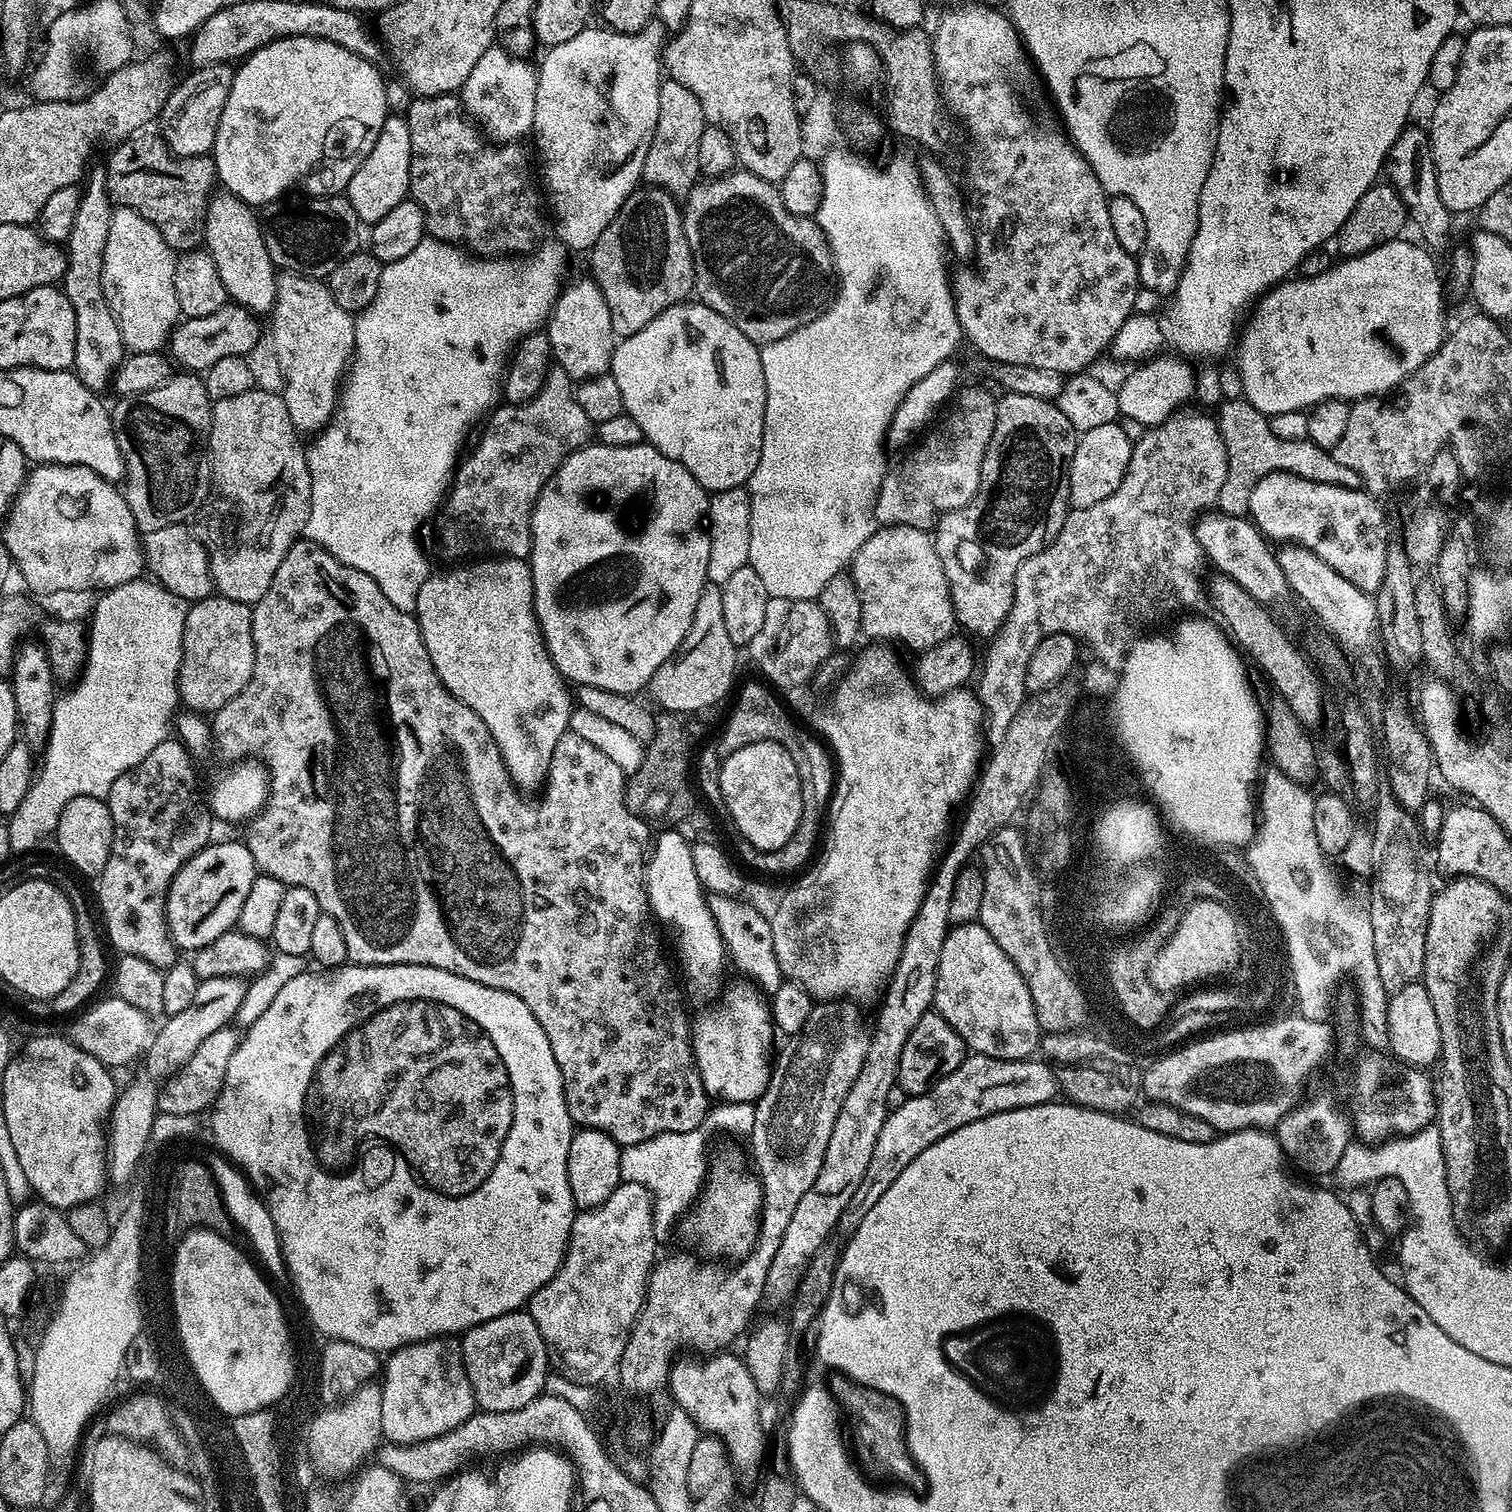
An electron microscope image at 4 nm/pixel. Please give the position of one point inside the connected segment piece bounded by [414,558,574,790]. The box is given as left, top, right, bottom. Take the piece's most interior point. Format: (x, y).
(477, 623)

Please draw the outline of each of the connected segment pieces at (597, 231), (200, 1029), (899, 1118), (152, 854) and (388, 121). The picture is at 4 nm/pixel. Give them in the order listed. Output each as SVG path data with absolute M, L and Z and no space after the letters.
M655 16L647 23L641 33L631 34L615 32L604 26L589 26L583 28L567 42L559 43L558 46L548 48L542 64L537 69L537 81L535 88L534 122L532 123L532 136L536 138L536 146L542 162L542 174L540 173L543 187L550 198L550 204L556 216L556 232L559 243L569 251L589 251L596 244L602 234L602 230L609 225L620 208L623 207L626 197L634 192L643 177L646 152L653 140L654 127L658 120L658 90L662 79L662 51L668 40L668 31L665 23Z
M241 977L210 978L201 980L194 998L186 1010L167 1017L160 1029L155 1029L146 1051L143 1053L144 1065L136 1072L132 1085L121 1091L112 1106L112 1114L106 1125L106 1172L116 1184L124 1184L133 1179L136 1163L147 1147L147 1138L152 1135L152 1123L158 1114L162 1085L175 1076L186 1062L214 1034L214 1030L229 1027L235 1021L238 1006L242 1006L242 998L248 989Z
M965 1055L962 1066L951 1074L946 1074L926 1094L908 1096L898 1109L889 1111L878 1142L874 1142L874 1154L870 1154L870 1166L858 1186L854 1199L855 1207L867 1209L869 1203L884 1192L934 1142L954 1134L970 1122L978 1122L999 1112L1009 1112L1015 1108L1029 1108L1035 1104L1047 1104L1058 1096L1056 1073L1051 1063L1040 1058L1027 1060L999 1060L989 1056Z
M166 738L158 746L154 746L138 766L116 778L110 786L110 794L106 797L110 818L114 822L114 838L110 846L110 858L100 871L100 885L96 888L96 896L100 899L100 912L104 915L102 928L106 933L107 943L112 943L117 948L117 953L146 958L150 966L161 970L167 970L178 960L178 949L168 932L168 917L164 914L164 904L168 901L168 887L172 885L172 880L178 874L178 870L182 870L185 862L207 848L213 839L214 817L202 796L196 793L196 772L193 763L195 761L191 753L179 739Z
M389 114L382 122L382 134L378 134L378 142L374 142L374 150L366 154L362 166L354 170L354 178L350 178L346 189L346 198L350 206L354 206L354 214L358 214L361 225L371 226L390 214L398 202L409 195L410 182L410 126L403 115Z

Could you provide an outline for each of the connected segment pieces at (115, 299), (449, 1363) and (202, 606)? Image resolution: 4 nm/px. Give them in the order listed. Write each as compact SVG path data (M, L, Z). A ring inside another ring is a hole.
M122 207L113 211L110 234L106 234L102 286L129 353L161 351L182 319L178 294L174 294L176 257L166 238L142 214Z
M435 1336L397 1348L383 1361L382 1430L389 1444L414 1444L446 1434L478 1411L456 1336Z
M219 594L195 601L186 614L182 638L182 666L176 679L179 703L188 710L215 714L246 687L250 674L254 674L251 607Z

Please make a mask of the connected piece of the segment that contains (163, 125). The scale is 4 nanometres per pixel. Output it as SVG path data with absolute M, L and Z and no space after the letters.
M231 63L197 68L189 71L189 76L173 87L158 117L159 135L163 136L173 154L207 156L211 153L218 134L218 122L222 118L222 109L226 106L226 98L230 94L233 71Z

